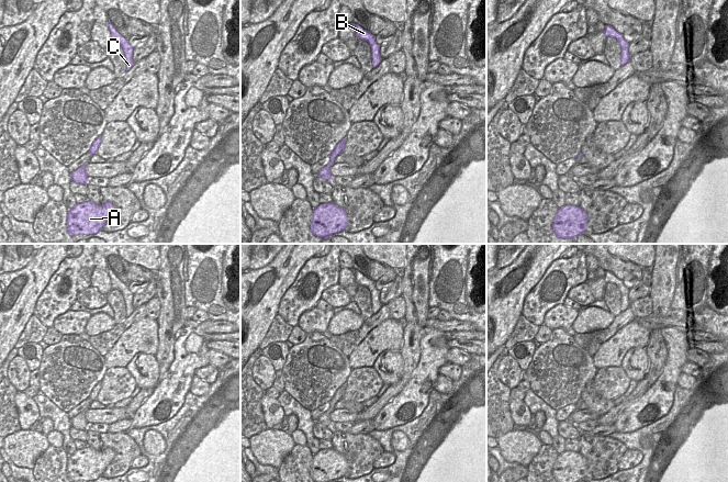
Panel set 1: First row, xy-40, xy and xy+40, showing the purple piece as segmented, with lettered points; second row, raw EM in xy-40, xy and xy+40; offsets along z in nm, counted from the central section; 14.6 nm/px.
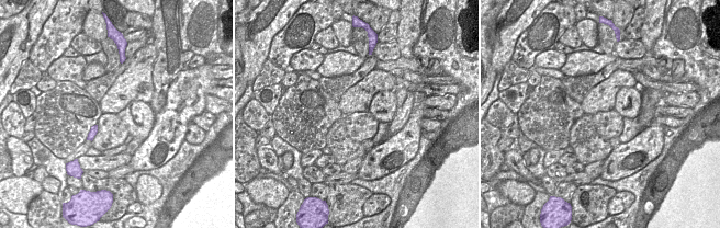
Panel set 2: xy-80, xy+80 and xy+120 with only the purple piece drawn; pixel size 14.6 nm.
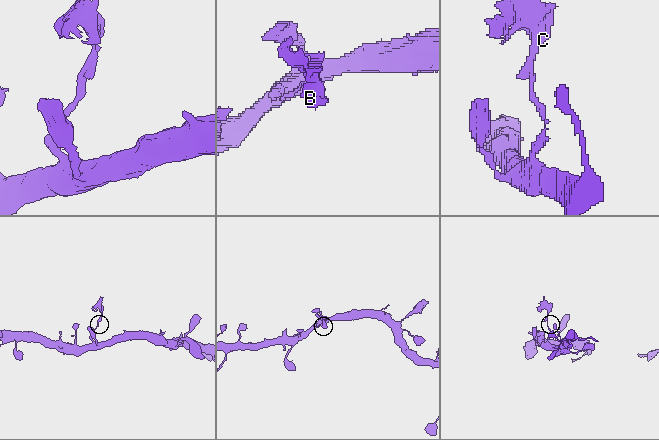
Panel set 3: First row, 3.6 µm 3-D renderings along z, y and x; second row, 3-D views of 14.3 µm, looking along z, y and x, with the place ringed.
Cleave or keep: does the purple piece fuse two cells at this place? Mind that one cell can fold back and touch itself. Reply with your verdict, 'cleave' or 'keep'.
cleave

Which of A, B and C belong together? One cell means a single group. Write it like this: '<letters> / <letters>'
A / B C

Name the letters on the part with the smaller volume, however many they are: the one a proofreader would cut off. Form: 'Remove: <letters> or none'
Remove: B, C

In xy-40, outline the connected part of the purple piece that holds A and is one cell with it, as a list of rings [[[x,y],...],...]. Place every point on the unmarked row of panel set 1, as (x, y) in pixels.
[[[87,446],[68,456],[67,478],[71,482],[93,481],[100,478],[112,462],[115,452],[111,448],[98,451]]]

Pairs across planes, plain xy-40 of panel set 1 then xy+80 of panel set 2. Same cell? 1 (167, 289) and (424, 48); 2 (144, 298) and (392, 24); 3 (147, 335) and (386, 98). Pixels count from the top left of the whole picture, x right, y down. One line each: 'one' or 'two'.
1: two
2: one
3: two

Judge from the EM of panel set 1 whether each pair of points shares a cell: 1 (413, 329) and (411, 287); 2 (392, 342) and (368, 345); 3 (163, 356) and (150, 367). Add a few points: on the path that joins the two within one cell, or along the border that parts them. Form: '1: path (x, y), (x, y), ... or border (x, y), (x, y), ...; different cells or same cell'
1: path (413, 318), (412, 298); same cell
2: path (387, 342), (376, 342), (373, 344); same cell
3: border (154, 355), (158, 365), (158, 381); different cells

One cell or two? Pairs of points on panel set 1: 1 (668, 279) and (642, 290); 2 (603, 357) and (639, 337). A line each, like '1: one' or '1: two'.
1: two
2: one

